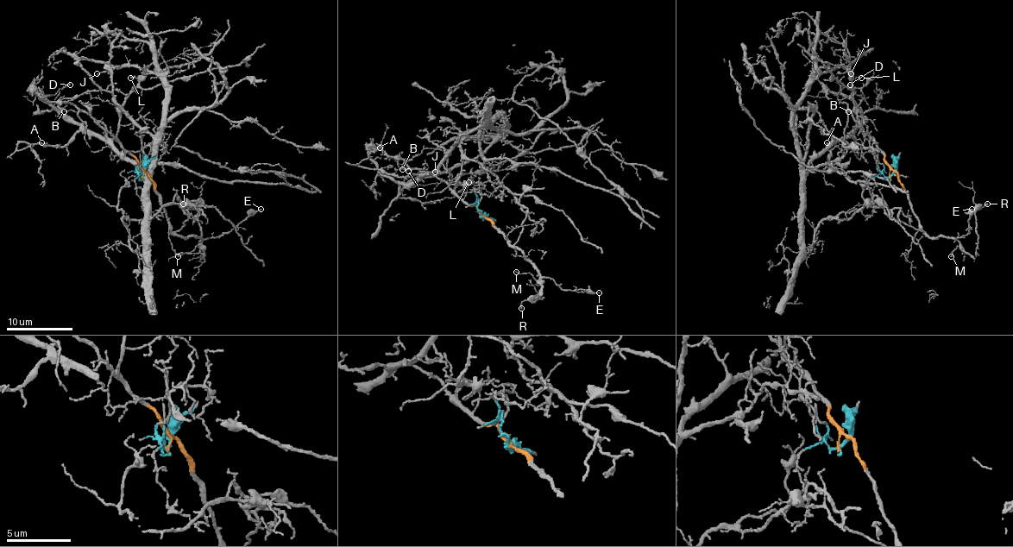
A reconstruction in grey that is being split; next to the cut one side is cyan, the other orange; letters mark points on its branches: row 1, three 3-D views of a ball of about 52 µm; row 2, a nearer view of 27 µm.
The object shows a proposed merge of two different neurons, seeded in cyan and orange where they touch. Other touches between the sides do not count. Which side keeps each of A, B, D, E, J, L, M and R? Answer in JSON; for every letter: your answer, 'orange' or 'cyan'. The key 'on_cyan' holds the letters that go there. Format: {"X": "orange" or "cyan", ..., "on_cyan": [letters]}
{"A": "cyan", "B": "orange", "D": "orange", "E": "orange", "J": "cyan", "L": "orange", "M": "orange", "R": "orange", "on_cyan": ["A", "J"]}

